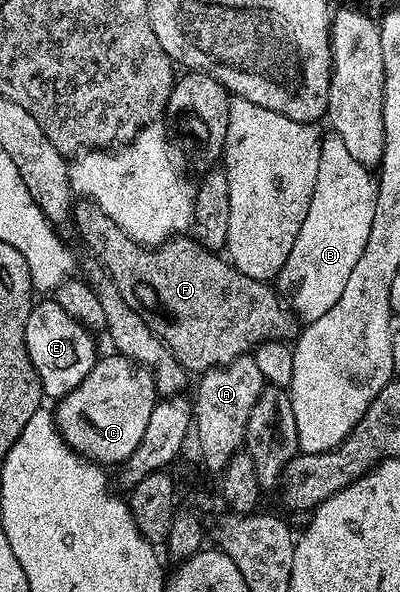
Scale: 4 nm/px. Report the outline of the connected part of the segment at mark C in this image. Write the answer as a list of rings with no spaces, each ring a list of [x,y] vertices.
[[[110,352],[107,358],[99,357],[88,374],[53,407],[54,422],[62,438],[77,454],[83,454],[92,462],[121,464],[144,438],[148,416],[156,401],[154,376],[145,365]]]

